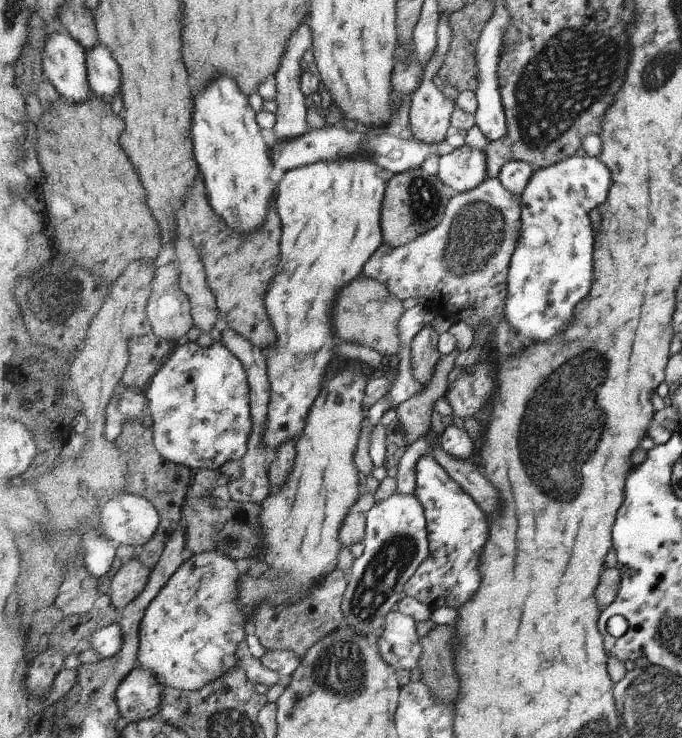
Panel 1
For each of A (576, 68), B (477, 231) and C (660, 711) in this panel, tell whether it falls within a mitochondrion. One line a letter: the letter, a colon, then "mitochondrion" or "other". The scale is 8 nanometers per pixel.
A: mitochondrion
B: mitochondrion
C: mitochondrion

